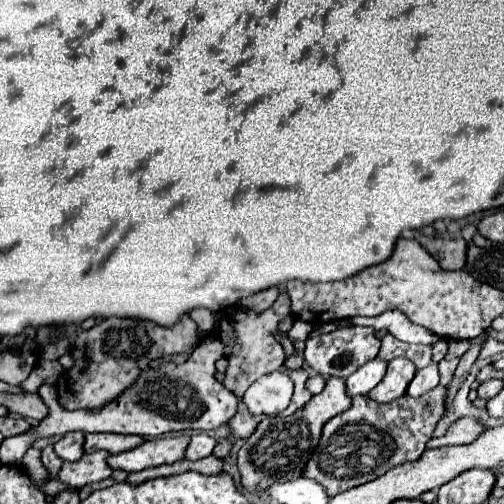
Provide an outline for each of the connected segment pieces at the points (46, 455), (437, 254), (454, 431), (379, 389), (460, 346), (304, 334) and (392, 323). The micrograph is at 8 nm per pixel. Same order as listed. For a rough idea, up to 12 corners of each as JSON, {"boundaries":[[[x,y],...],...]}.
{"boundaries":[[[52,446],[42,450],[42,464],[50,478],[58,476],[62,460]],[[416,234],[444,270],[462,270],[468,242]],[[474,418],[452,424],[446,436],[428,440],[426,448],[468,444],[484,428]],[[408,358],[388,362],[384,380],[368,394],[392,402],[406,394],[416,374]],[[450,340],[446,358],[468,352],[468,340]],[[294,320],[288,338],[306,341],[312,324]],[[398,310],[354,316],[352,324],[388,330],[404,342],[434,344],[440,336],[412,324]]]}

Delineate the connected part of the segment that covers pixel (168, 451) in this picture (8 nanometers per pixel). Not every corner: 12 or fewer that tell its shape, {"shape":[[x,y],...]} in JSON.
{"shape":[[152,438],[112,454],[114,470],[140,472],[184,460],[190,438]]}

